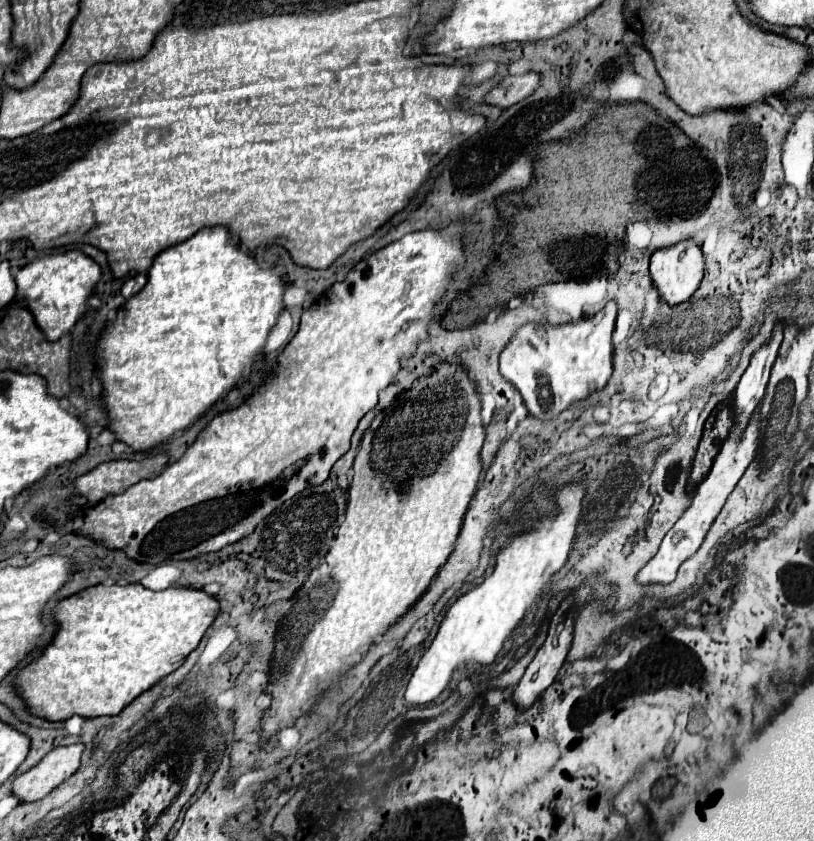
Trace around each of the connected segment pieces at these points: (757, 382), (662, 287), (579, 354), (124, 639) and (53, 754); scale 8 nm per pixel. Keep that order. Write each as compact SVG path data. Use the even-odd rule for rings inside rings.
M783 320L775 322L773 332L771 332L771 340L753 352L749 366L735 388L735 396L737 396L735 426L745 426L749 416L753 414L753 410L757 408L761 398L765 396L769 372L771 372L773 362L777 358L777 350L779 350L781 340L783 340Z
M691 238L681 240L673 246L667 246L667 248L659 248L651 254L651 278L659 290L659 296L669 306L689 300L691 294L699 288L699 282L703 278L703 260L705 258L703 258L701 246Z
M609 300L603 310L599 310L593 316L583 316L581 320L567 322L567 324L535 324L527 322L521 328L515 330L513 338L501 352L501 374L521 392L525 406L529 408L529 414L541 420L549 420L553 416L559 416L569 404L587 398L589 394L601 390L613 372L613 342L611 334L615 328L615 316L617 316L617 304L615 300Z
M141 584L91 586L83 592L63 598L55 606L53 618L57 622L57 632L51 644L43 650L43 654L27 664L23 670L19 670L13 680L15 690L21 696L29 714L51 722L63 722L71 716L117 716L141 692L145 692L149 686L153 686L157 680L171 674L177 666L185 662L189 652L197 648L205 630L215 620L217 612L217 600L201 590L175 586L153 592L143 588Z
M83 744L53 748L35 768L13 780L13 796L19 802L35 802L45 798L81 766L81 752Z

